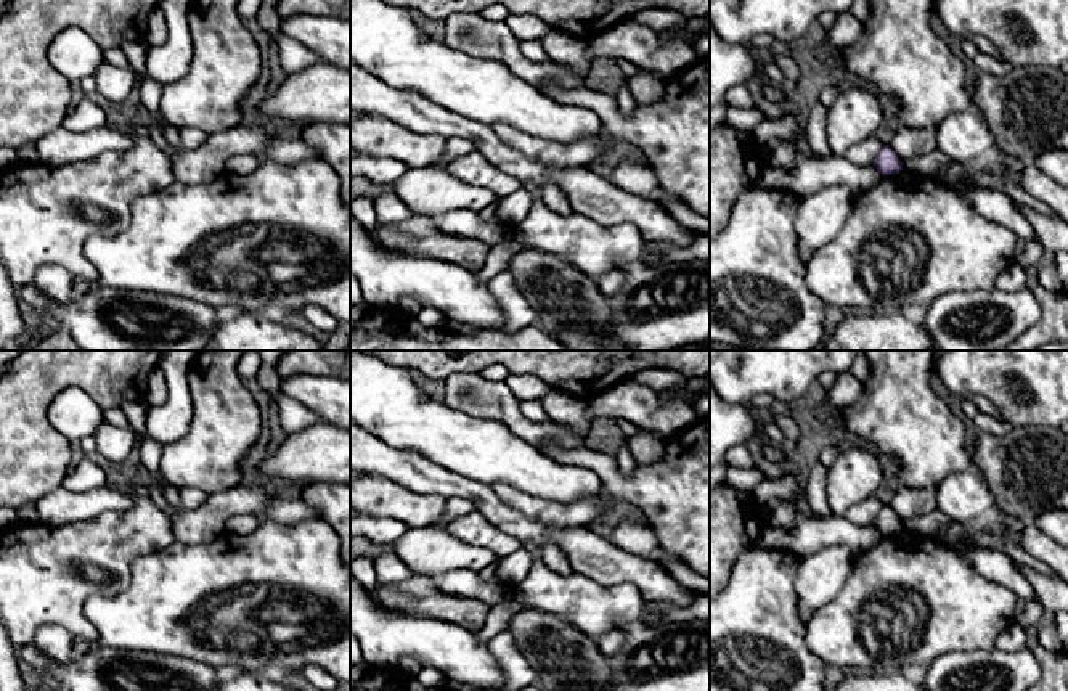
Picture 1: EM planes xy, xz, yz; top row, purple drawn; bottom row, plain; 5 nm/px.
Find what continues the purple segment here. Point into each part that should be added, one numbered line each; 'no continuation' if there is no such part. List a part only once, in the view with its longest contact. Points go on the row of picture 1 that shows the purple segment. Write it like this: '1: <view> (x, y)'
no continuation

